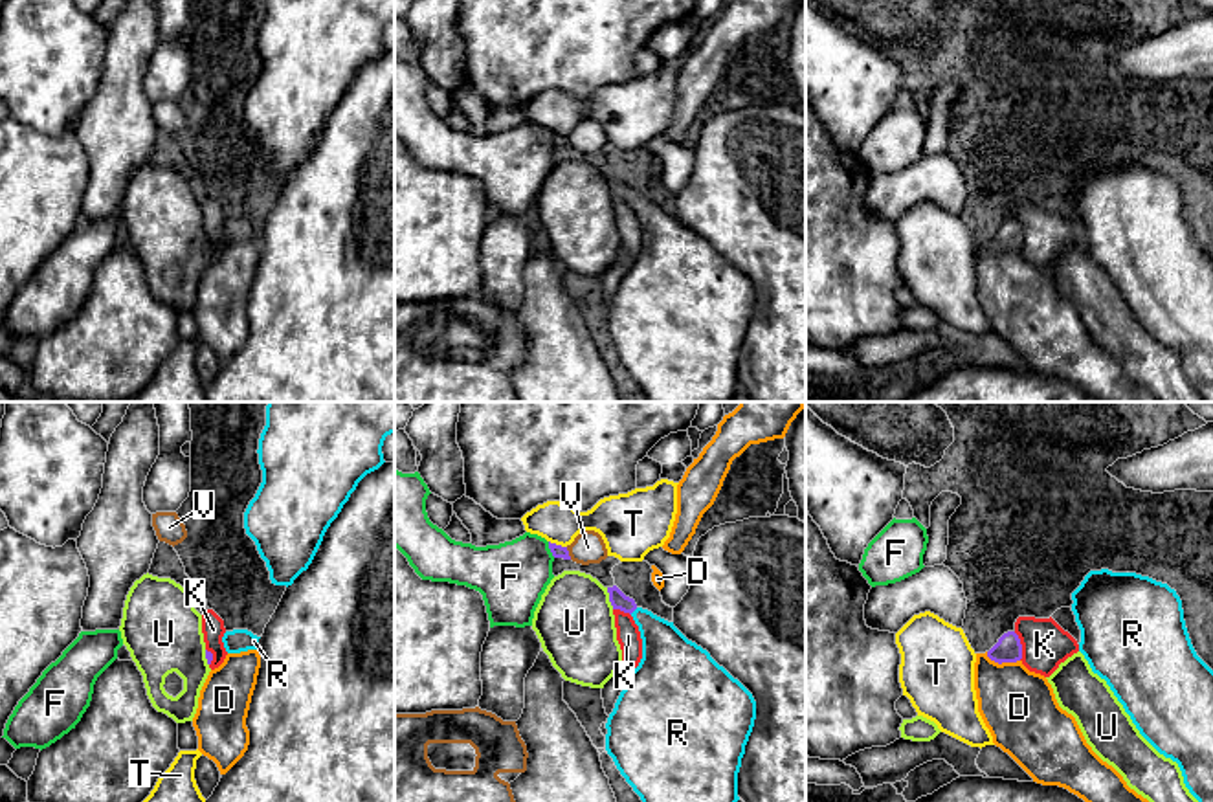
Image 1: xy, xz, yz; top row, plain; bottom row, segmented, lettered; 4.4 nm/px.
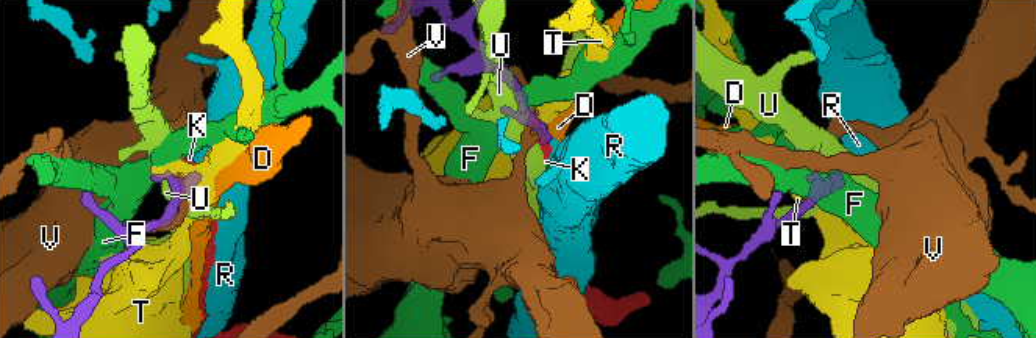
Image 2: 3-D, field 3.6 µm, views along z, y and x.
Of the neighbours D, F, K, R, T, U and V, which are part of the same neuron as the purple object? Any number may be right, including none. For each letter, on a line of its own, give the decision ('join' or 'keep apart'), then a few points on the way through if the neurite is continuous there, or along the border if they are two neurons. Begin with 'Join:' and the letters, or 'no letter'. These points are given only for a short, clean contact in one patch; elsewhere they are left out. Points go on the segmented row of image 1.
Join: R
D: keep apart | along yz (986, 652), (999, 663), (1015, 663), (1019, 659)
F: keep apart
K: keep apart | along yz (1013, 632), (1021, 643), (1021, 659)
R: join | across xz (619, 601), (634, 610), (657, 634), (667, 654)
T: keep apart
U: keep apart
V: keep apart

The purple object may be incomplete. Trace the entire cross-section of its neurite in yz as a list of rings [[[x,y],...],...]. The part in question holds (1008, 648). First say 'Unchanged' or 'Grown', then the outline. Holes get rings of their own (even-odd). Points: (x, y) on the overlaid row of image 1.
Unchanged. [[[1015,631],[1004,633],[998,642],[987,652],[987,657],[998,664],[1017,663],[1022,659],[1022,644]]]

